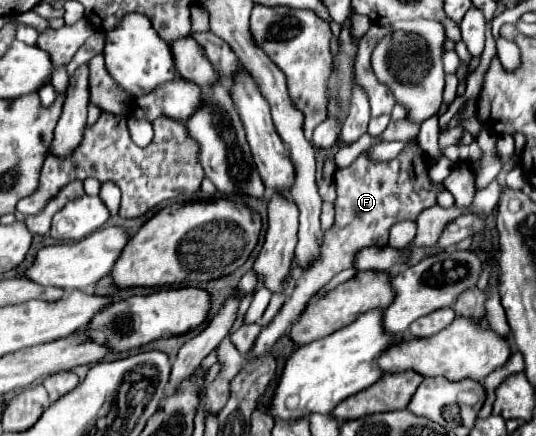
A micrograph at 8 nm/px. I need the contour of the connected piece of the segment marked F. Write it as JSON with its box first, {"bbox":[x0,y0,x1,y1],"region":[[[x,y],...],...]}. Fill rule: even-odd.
{"bbox":[250,141,444,355],"region":[[[410,141],[408,147],[392,161],[374,161],[366,153],[362,153],[350,167],[336,169],[336,221],[334,227],[324,233],[320,263],[314,263],[304,273],[300,273],[292,297],[286,301],[286,305],[280,309],[274,321],[260,331],[250,355],[262,355],[262,351],[268,351],[284,335],[288,325],[304,311],[306,303],[314,297],[314,293],[318,293],[336,273],[352,267],[356,251],[370,245],[388,245],[392,225],[400,221],[416,221],[424,209],[434,207],[438,203],[436,197],[440,191],[444,191],[444,185],[432,183],[428,179],[430,165],[426,161],[428,159],[418,147],[418,141]]]}

